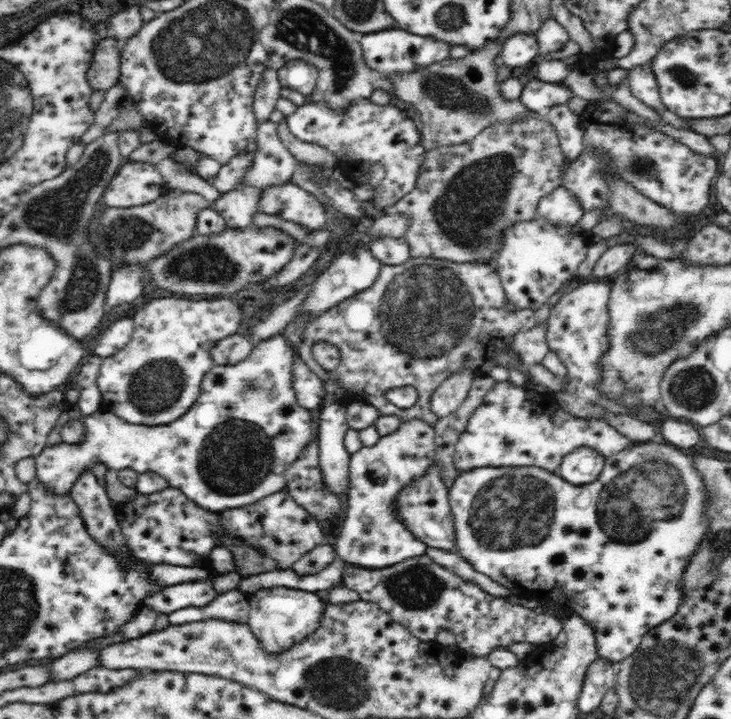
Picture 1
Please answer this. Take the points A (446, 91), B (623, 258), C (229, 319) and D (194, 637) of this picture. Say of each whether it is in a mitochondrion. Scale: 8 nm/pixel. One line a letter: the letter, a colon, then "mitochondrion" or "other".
A: mitochondrion
B: other
C: other
D: mitochondrion

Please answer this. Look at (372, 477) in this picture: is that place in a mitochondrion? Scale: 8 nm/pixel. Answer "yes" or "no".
no

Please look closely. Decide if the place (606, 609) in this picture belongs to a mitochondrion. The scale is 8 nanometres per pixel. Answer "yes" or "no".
no

